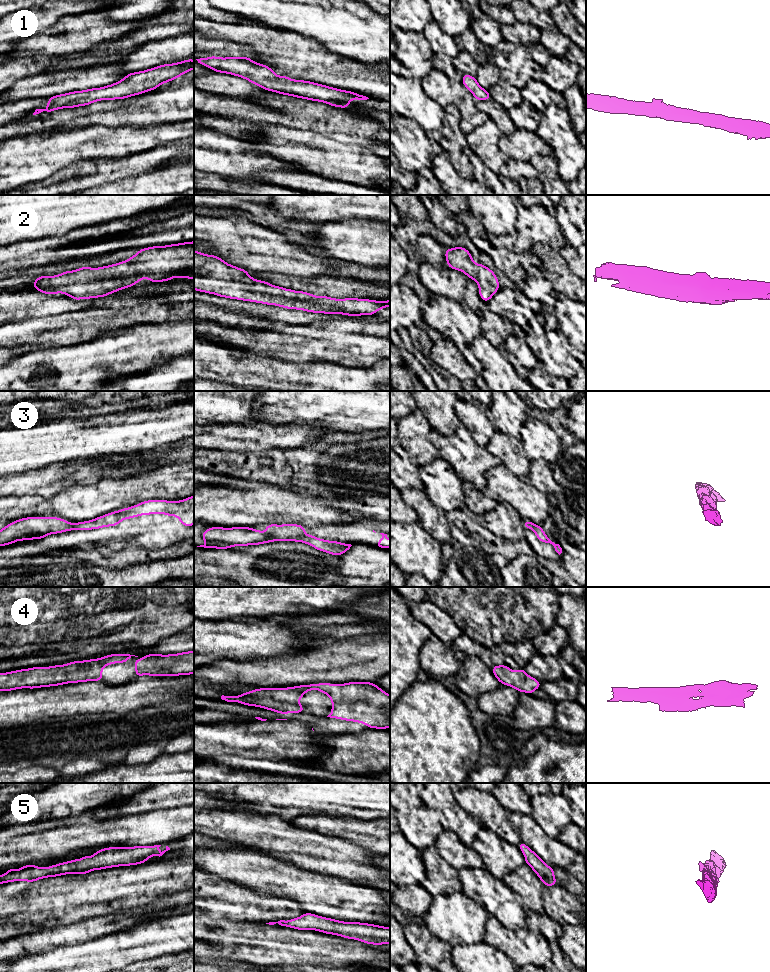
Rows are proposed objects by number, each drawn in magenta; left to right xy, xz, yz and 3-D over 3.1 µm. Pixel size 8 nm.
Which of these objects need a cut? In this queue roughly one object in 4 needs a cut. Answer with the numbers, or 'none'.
none

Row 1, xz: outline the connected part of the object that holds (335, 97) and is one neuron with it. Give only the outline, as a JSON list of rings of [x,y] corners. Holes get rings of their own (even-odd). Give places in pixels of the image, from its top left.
[[[216,57],[196,59],[201,65],[218,73],[227,73],[248,80],[271,92],[294,96],[306,100],[324,102],[333,107],[348,108],[350,100],[367,100],[366,96],[352,91],[341,90],[315,82],[294,80],[287,76],[277,76],[264,64],[252,61],[250,57]]]

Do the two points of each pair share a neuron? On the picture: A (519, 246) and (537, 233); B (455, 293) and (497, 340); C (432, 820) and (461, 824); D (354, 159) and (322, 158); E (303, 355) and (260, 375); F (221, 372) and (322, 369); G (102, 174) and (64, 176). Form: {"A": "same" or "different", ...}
{"A": "same", "B": "different", "C": "different", "D": "same", "E": "different", "F": "same", "G": "same"}

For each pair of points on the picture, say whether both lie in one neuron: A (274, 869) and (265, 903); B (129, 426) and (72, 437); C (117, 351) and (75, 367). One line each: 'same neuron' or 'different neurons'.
A: different neurons
B: same neuron
C: same neuron

